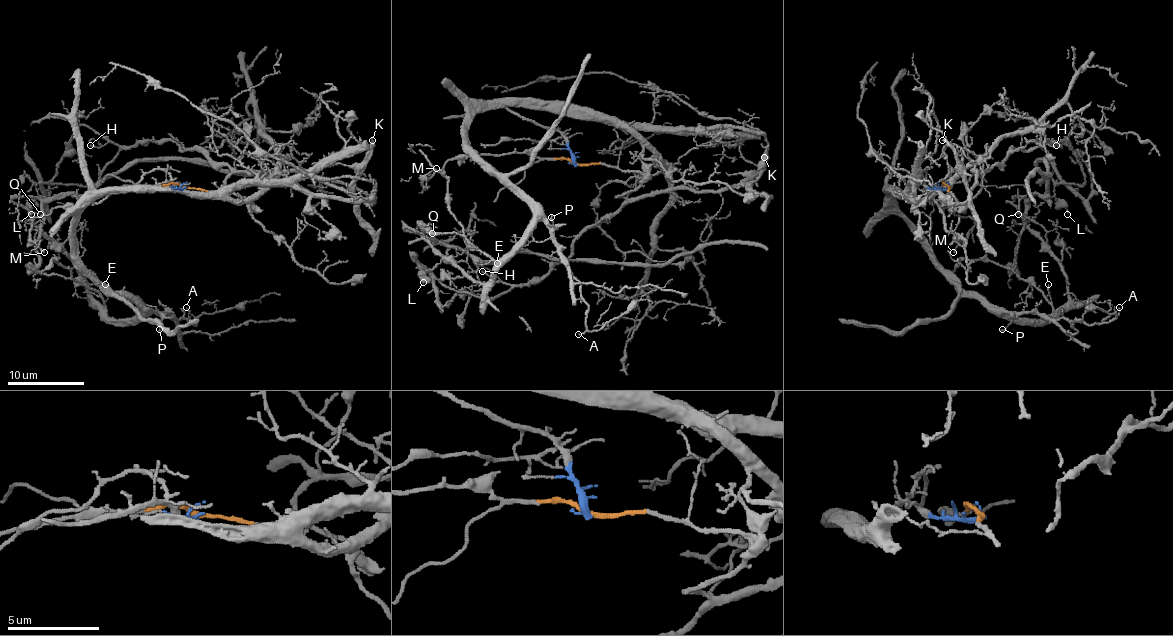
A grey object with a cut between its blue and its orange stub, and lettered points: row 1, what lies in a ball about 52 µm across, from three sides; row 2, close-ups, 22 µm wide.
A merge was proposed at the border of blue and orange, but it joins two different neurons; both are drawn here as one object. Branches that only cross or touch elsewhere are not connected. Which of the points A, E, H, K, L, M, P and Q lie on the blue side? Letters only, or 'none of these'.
A, E, P, Q

